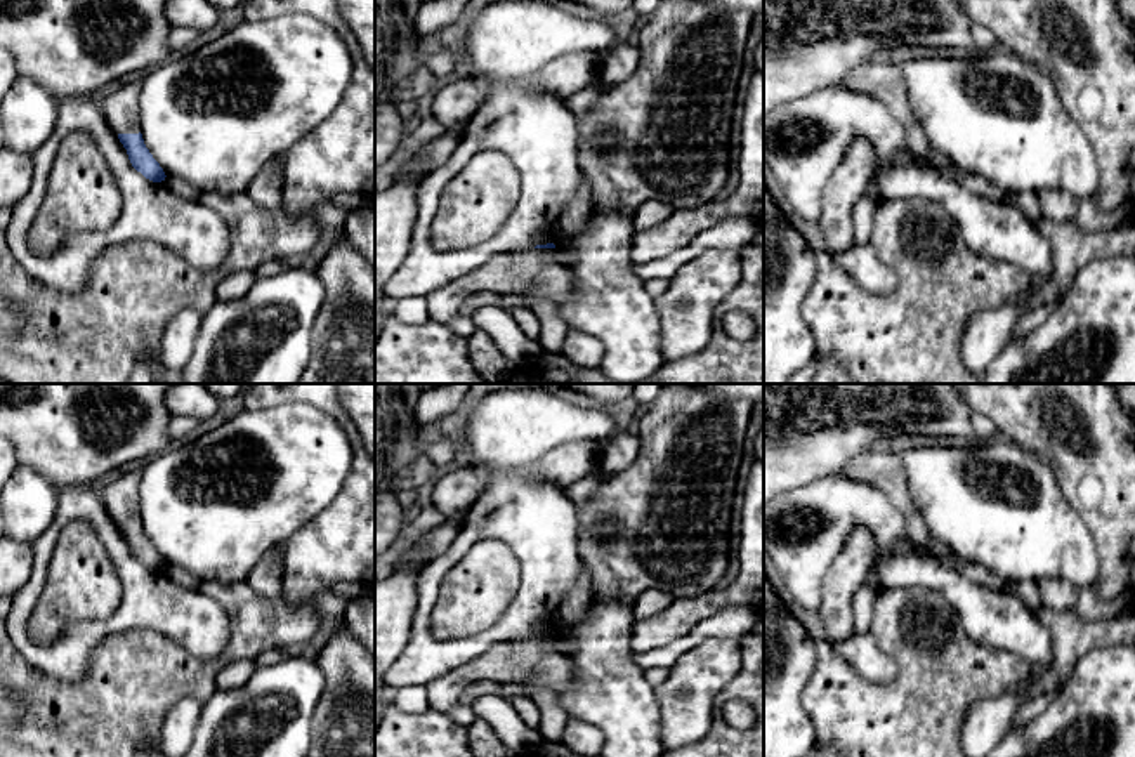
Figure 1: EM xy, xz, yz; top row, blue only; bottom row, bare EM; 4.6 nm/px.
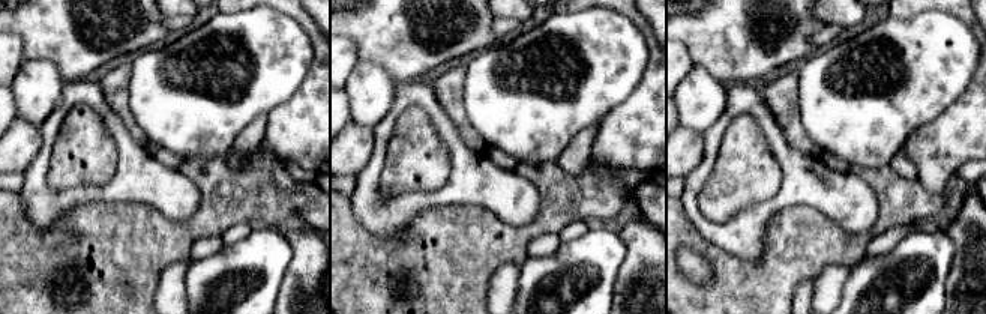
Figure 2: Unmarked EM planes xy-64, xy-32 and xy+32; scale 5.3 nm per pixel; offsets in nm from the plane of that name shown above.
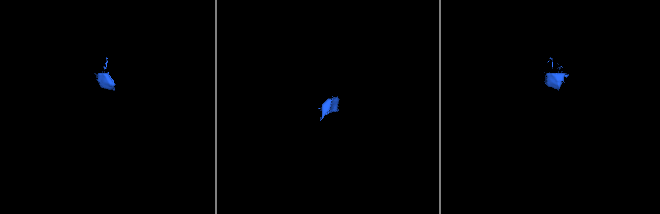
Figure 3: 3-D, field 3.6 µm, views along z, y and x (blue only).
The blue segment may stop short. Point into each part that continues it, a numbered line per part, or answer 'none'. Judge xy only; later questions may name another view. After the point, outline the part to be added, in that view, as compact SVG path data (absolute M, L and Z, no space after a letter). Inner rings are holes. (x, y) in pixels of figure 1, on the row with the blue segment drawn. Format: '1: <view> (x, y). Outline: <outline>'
1: xy (122, 108). Outline: M141 80L120 85L101 101L102 113L115 134L141 132Z

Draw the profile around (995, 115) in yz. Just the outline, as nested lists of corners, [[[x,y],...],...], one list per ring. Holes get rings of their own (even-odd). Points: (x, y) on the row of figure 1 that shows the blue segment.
[[[1003,49],[970,59],[922,57],[901,63],[911,106],[930,146],[961,172],[979,175],[1007,198],[1022,191],[1062,189],[1078,201],[1100,188],[1092,142],[1071,120],[1053,80]]]

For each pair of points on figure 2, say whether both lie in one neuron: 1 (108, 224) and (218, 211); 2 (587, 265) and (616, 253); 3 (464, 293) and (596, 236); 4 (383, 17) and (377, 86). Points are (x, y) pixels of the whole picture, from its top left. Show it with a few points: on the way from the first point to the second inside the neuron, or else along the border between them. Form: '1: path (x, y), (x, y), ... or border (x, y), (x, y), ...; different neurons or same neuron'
1: path (135, 232), (191, 230); same neuron
2: path (595, 259), (601, 253), (608, 253); same neuron
3: border (529, 257), (521, 265); different neurons
4: border (359, 59), (378, 63), (396, 81); different neurons

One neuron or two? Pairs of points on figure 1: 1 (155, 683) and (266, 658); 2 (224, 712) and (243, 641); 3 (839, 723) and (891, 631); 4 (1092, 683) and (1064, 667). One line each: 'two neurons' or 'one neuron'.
1: two neurons
2: two neurons
3: one neuron
4: two neurons

